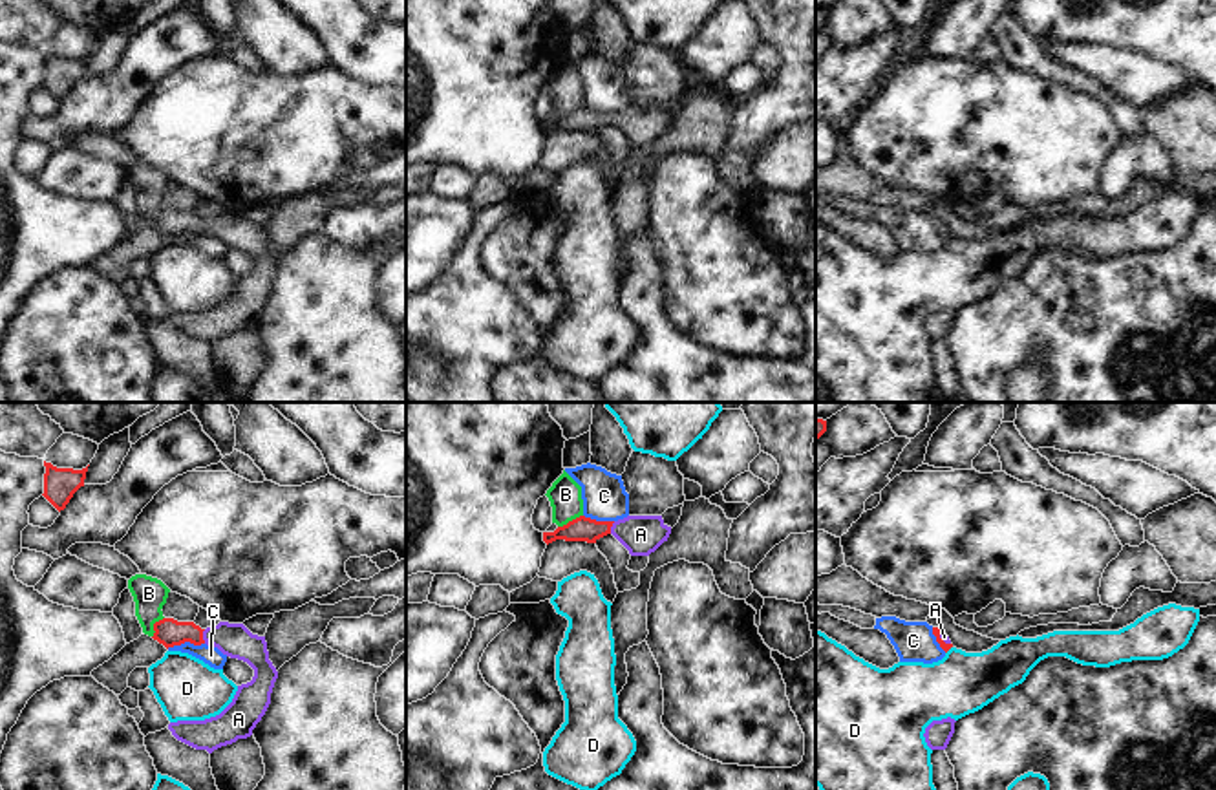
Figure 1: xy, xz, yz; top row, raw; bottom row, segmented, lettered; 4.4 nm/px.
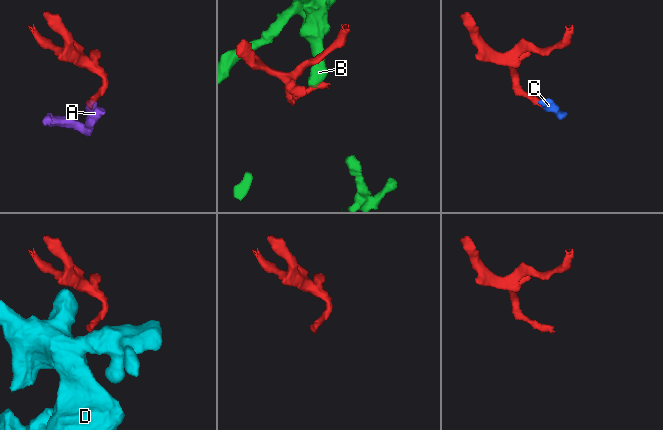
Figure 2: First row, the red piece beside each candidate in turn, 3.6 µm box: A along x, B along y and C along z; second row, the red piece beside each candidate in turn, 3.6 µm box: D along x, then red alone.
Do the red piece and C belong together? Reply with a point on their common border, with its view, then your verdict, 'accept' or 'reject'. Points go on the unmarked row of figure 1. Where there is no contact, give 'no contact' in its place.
meets red in xy at (185, 231); reject

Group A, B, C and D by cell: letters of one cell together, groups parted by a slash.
A / B / C / D

